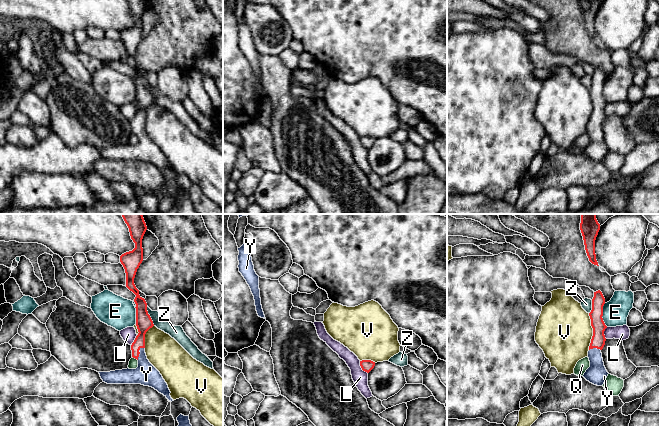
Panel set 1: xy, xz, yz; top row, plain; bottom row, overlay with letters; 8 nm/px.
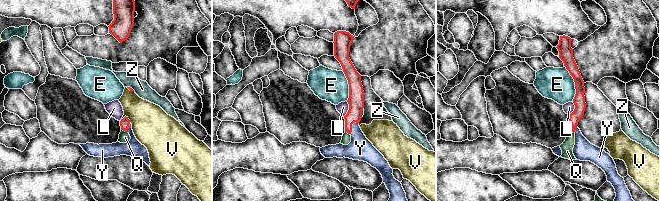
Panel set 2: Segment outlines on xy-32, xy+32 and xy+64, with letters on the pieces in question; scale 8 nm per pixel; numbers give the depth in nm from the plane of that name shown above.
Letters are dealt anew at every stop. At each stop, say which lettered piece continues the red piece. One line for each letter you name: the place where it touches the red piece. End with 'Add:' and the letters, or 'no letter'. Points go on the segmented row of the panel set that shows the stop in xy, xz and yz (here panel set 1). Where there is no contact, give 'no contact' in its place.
Y: contact xy (139, 352)
Add: Y

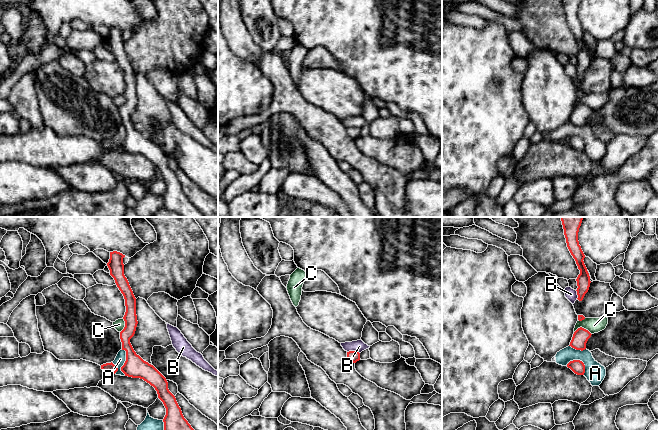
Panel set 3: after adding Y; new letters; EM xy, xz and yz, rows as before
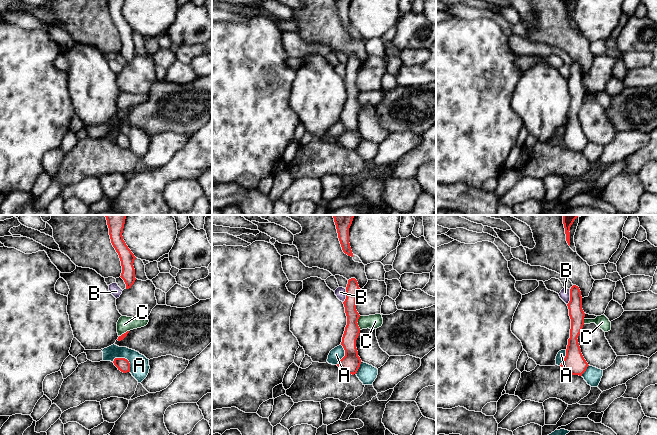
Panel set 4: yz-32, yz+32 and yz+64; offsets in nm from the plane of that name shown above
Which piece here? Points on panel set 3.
Add: no letter

